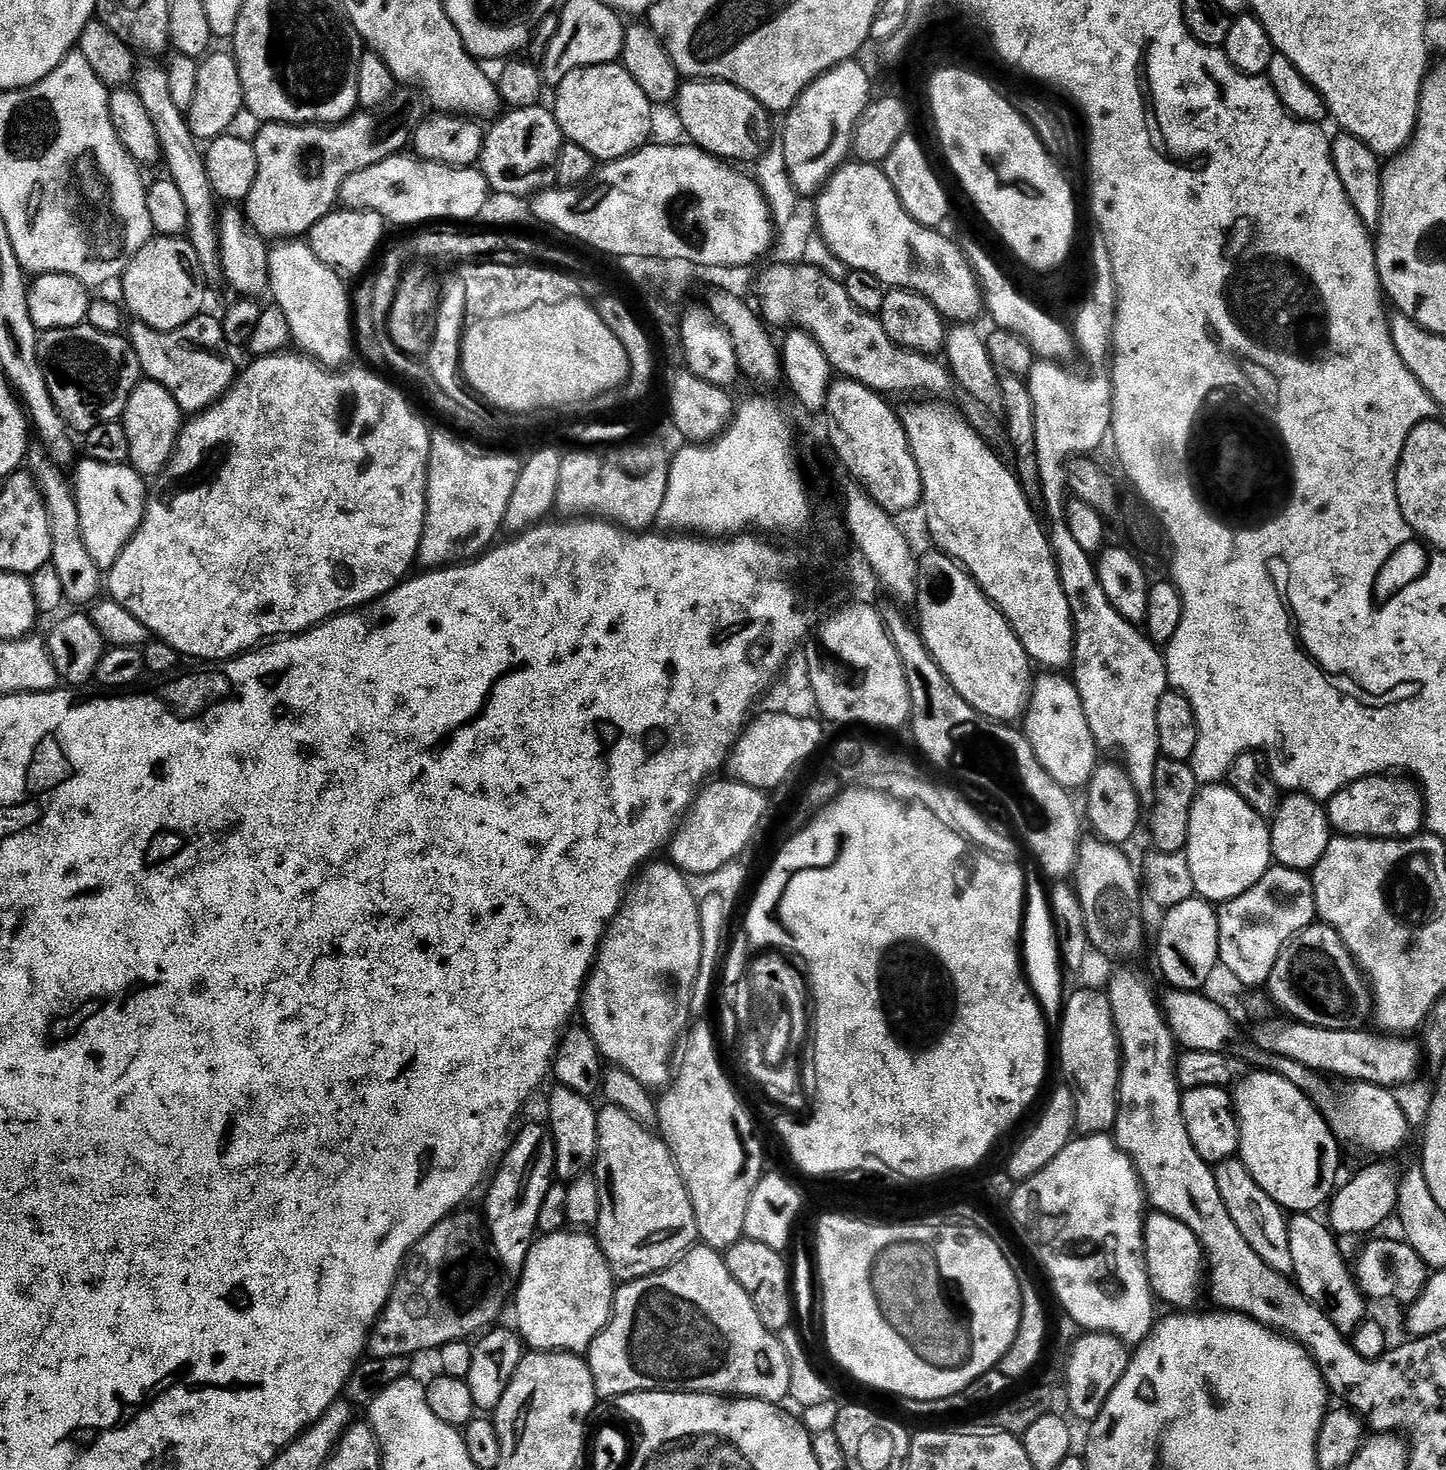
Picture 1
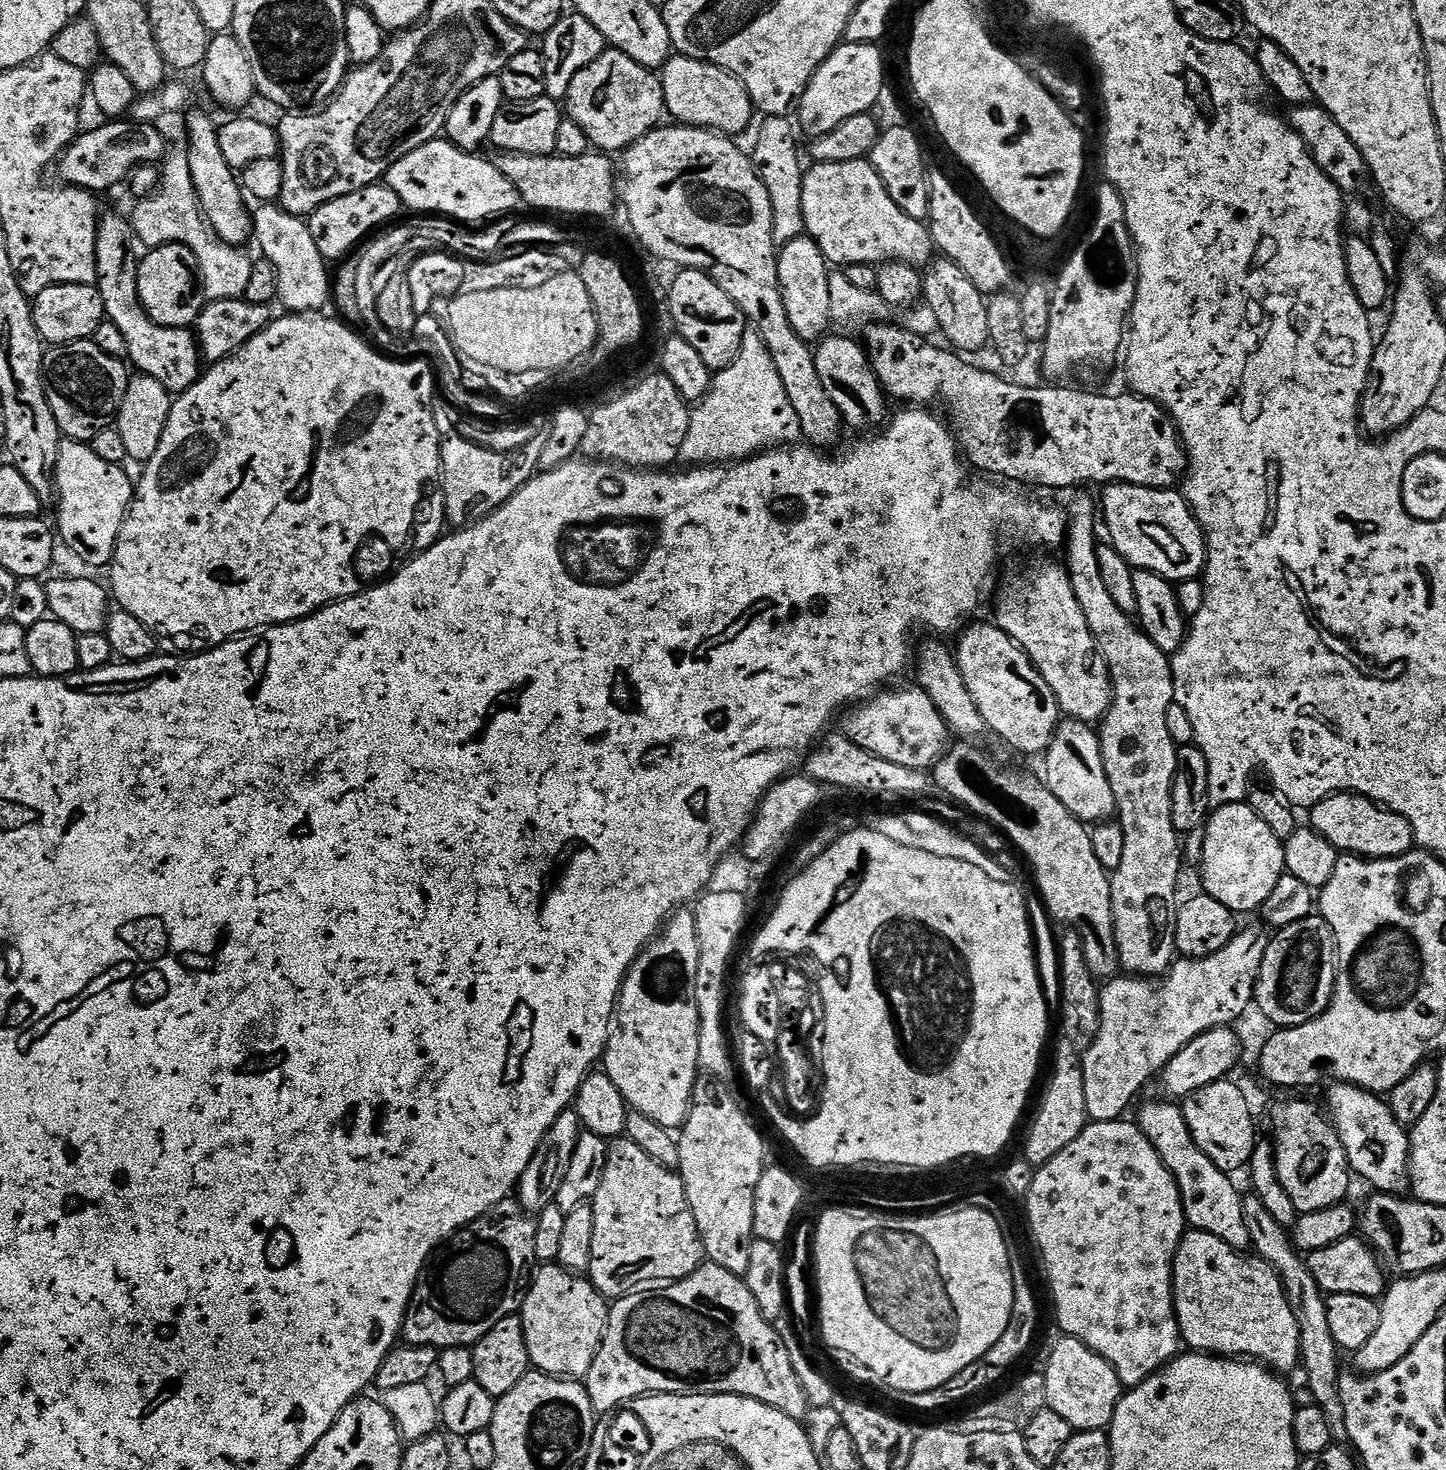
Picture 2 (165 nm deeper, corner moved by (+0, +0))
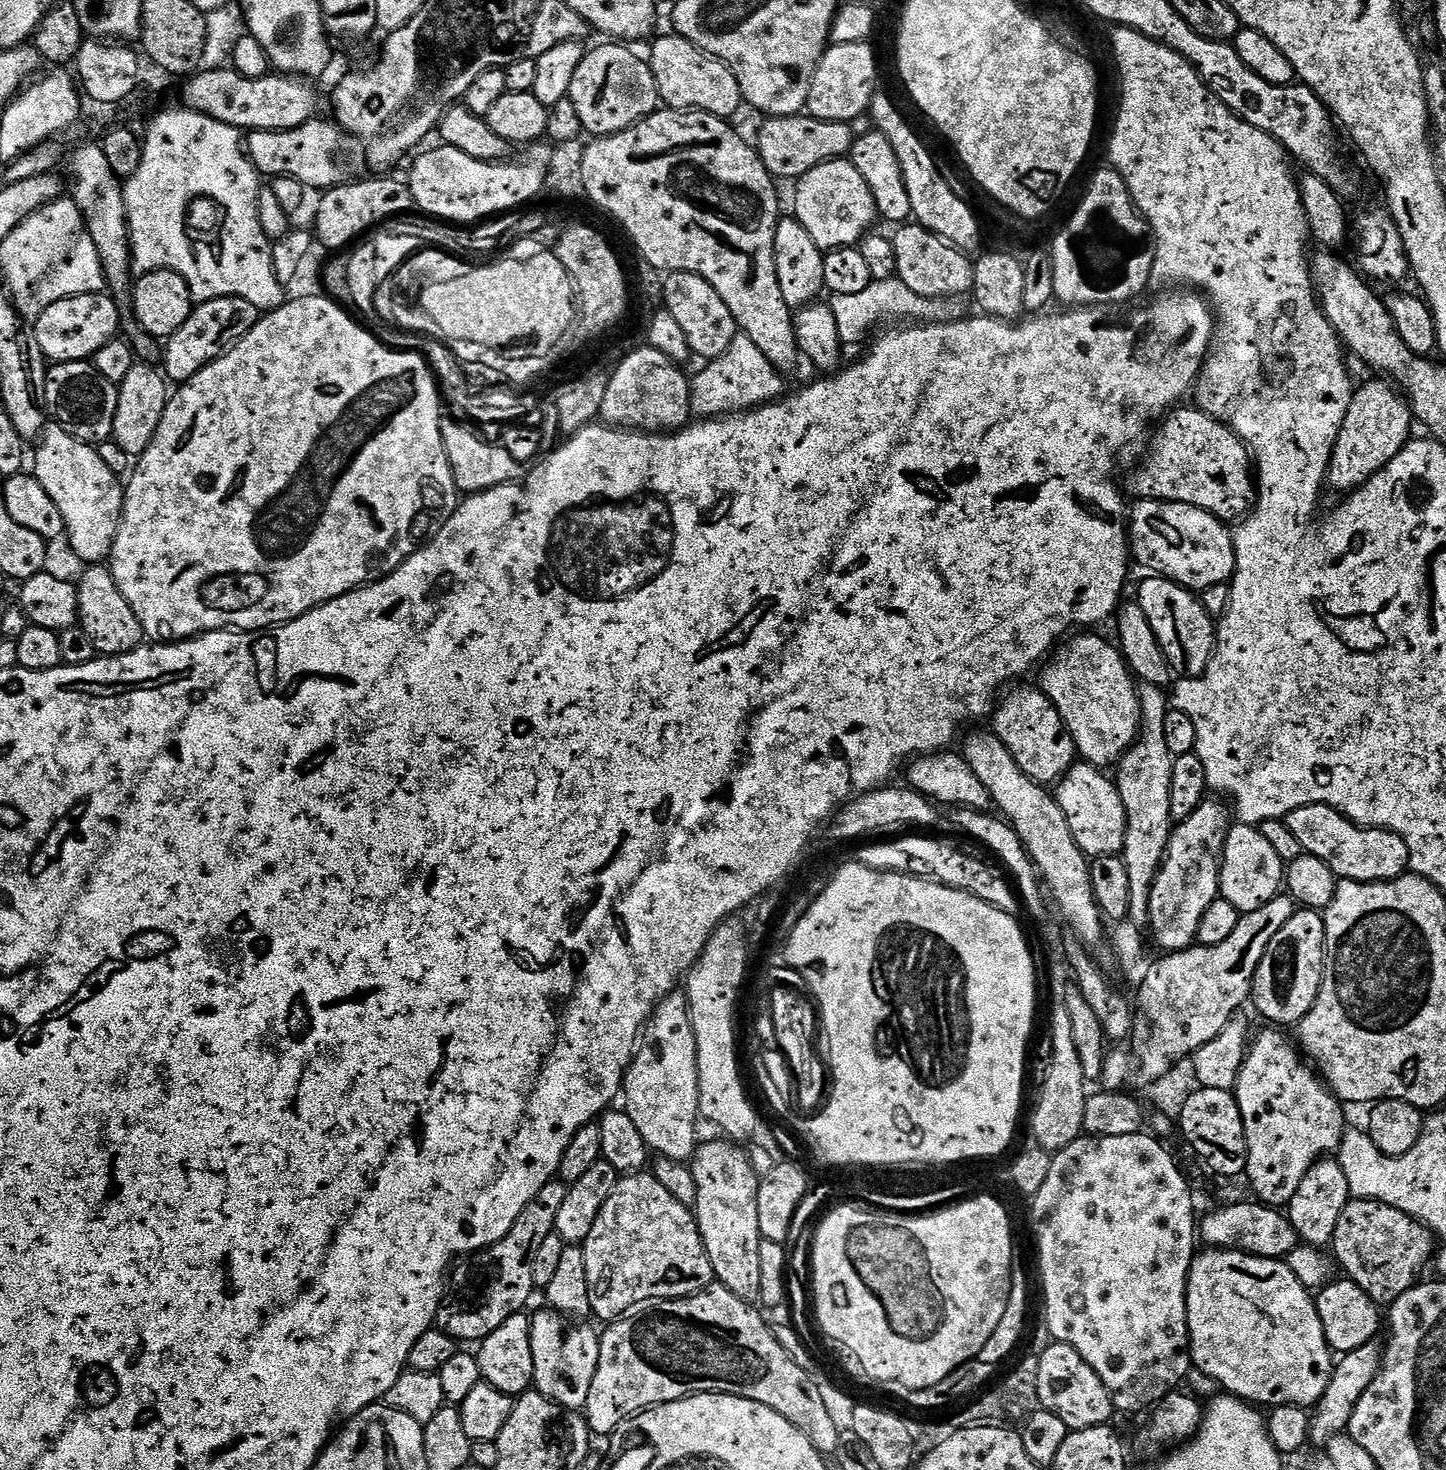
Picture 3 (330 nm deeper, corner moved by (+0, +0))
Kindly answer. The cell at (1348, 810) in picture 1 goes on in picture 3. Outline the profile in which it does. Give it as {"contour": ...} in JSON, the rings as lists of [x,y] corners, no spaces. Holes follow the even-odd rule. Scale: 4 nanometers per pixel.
{"contour":[[[1307,804],[1283,819],[1303,851],[1326,864],[1340,880],[1377,884],[1397,880],[1409,871],[1406,842],[1385,828],[1360,828],[1325,804]]]}

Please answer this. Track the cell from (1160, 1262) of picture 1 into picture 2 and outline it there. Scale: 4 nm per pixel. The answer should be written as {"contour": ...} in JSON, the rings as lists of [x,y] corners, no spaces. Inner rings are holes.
{"contour":[[[1185,1231],[1184,1239],[1180,1241],[1176,1257],[1172,1263],[1172,1304],[1176,1308],[1176,1321],[1180,1327],[1180,1339],[1193,1352],[1221,1358],[1247,1358],[1249,1361],[1259,1362],[1261,1365],[1267,1366],[1277,1374],[1285,1374],[1284,1372],[1290,1371],[1295,1364],[1297,1367],[1301,1363],[1298,1322],[1294,1318],[1294,1310],[1290,1310],[1290,1302],[1286,1298],[1284,1287],[1280,1281],[1280,1273],[1275,1272],[1265,1260],[1251,1259],[1247,1260],[1244,1254],[1230,1247],[1226,1242],[1222,1242],[1222,1238],[1218,1238],[1214,1232]]]}

